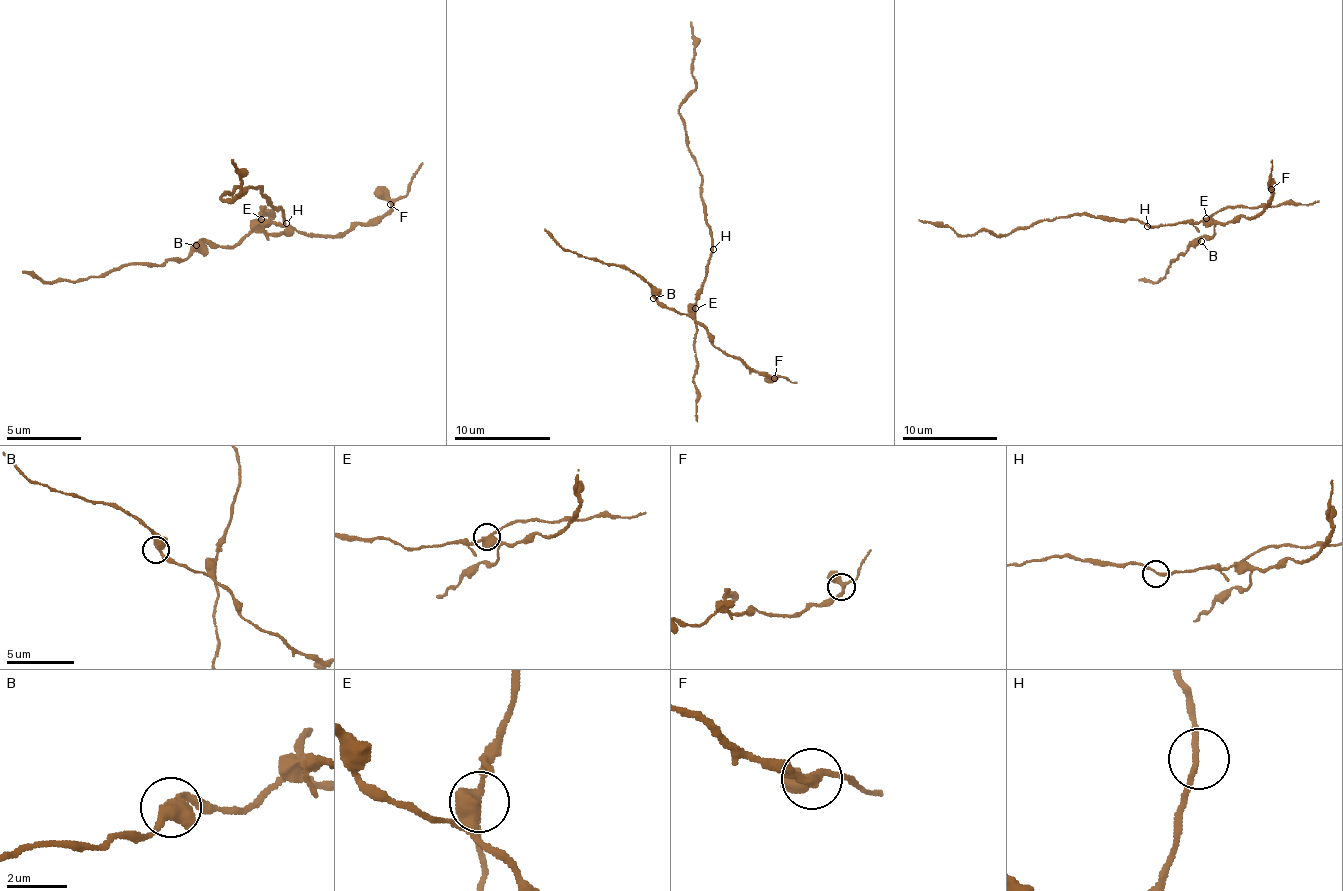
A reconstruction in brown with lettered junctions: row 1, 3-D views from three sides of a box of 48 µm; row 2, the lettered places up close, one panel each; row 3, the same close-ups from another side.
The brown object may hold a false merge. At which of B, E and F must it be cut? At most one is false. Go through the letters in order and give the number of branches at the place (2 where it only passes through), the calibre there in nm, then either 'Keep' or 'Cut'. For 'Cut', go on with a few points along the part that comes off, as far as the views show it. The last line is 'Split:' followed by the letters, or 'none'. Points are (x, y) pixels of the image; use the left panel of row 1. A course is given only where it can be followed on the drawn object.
B: Branches: 3. Thickness 340 nm. Keep
E: Branches: 3. Thickness 380 nm. Cut. Course of the part to remove: (260, 220), (282, 223), (261, 185), (222, 199), (247, 190), (237, 192), (230, 158)
F: Branches: 3. Thickness 320 nm. Keep
Split: E

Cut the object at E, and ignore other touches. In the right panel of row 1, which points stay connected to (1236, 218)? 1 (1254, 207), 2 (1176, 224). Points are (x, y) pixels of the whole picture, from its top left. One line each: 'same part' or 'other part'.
1: other part
2: other part

